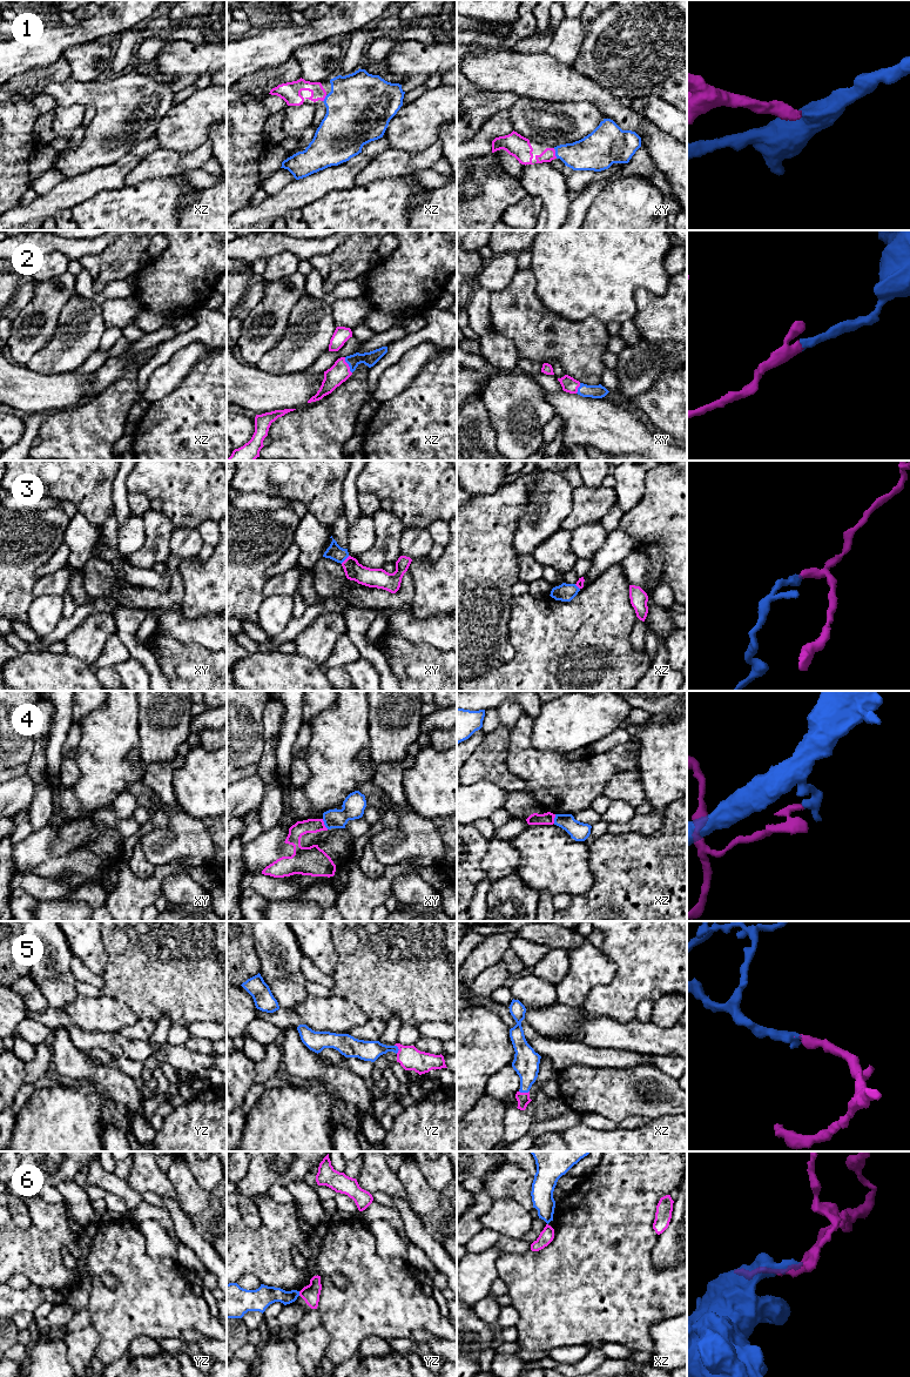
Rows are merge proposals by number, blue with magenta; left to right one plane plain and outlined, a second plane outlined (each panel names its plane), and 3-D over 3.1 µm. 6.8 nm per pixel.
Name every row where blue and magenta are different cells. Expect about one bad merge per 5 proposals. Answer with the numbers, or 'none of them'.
3, 4, 6

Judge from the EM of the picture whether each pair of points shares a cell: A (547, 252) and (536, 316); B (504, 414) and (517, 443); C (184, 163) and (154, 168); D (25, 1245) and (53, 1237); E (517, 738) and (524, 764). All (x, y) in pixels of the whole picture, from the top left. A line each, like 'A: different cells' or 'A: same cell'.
A: different cells
B: same cell
C: same cell
D: same cell
E: same cell

